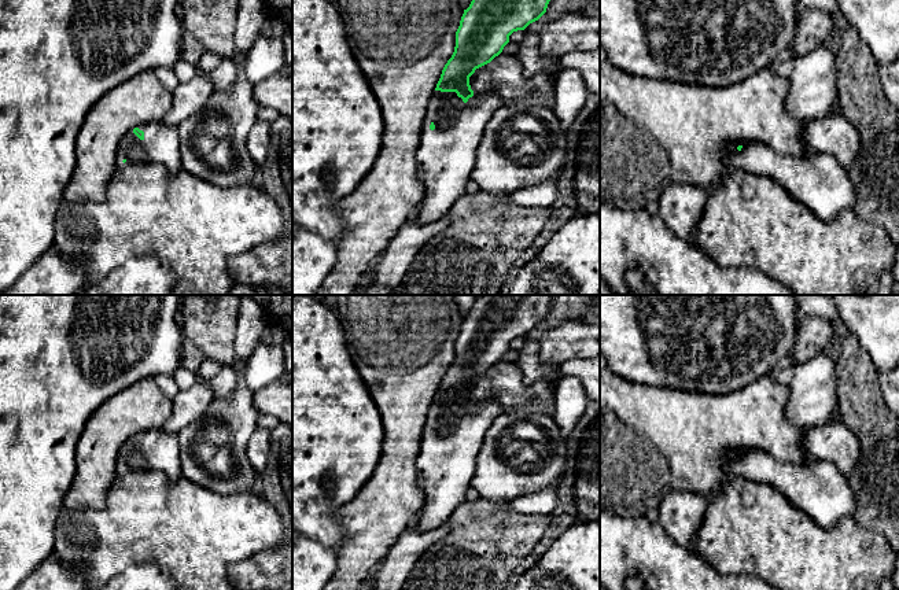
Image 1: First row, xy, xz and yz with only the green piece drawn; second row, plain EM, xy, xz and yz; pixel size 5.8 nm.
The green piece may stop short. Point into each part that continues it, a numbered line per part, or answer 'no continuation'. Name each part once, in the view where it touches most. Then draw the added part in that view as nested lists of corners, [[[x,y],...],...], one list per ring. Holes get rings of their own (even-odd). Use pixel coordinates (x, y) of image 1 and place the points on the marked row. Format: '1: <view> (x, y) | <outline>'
1: xz (446, 155) | [[[493,89],[474,92],[467,103],[456,92],[434,92],[416,152],[425,192],[415,218],[439,220],[465,193],[484,128],[502,104]]]

